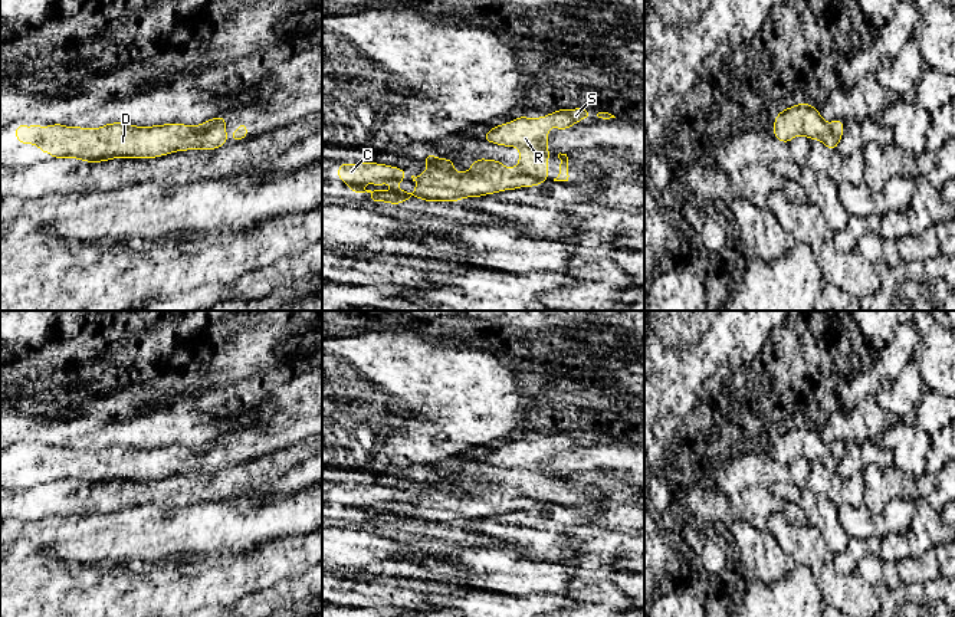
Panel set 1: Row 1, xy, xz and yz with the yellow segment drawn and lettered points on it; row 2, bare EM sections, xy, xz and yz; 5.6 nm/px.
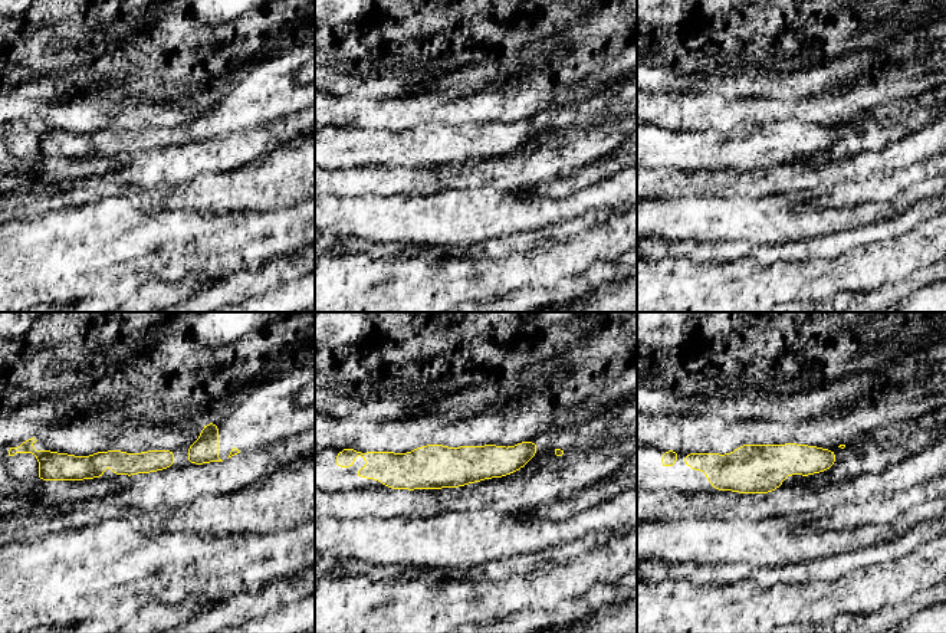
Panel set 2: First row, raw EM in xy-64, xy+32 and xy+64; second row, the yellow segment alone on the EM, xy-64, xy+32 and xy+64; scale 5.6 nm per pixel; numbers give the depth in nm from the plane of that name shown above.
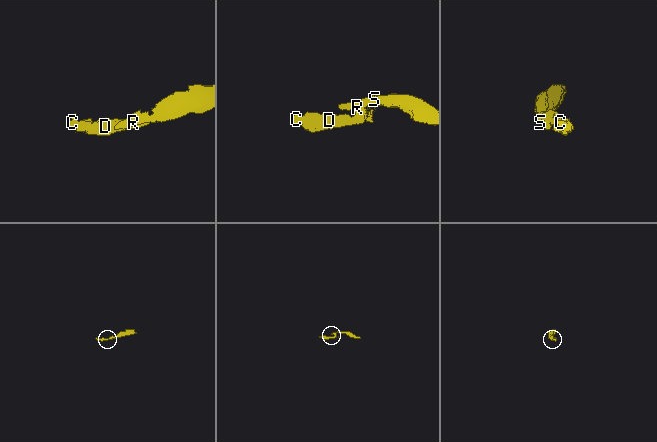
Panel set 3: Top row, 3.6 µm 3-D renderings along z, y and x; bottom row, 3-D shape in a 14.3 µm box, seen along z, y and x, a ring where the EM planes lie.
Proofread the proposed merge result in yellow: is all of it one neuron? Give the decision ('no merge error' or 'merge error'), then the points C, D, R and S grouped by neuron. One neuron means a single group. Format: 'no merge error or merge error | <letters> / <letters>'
no merge error | C D R S

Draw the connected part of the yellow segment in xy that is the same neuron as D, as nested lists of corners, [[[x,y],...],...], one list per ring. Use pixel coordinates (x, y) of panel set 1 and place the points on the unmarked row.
[[[226,439],[198,447],[178,444],[135,449],[125,444],[105,446],[96,452],[82,449],[16,447],[20,466],[35,466],[53,480],[78,480],[86,485],[112,480],[155,480],[175,473],[216,472],[226,467]]]

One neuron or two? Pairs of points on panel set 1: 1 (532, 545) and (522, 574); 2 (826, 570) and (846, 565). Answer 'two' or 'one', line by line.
1: two
2: two

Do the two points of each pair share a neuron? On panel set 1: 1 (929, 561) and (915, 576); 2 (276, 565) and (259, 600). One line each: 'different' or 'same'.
1: same
2: different

